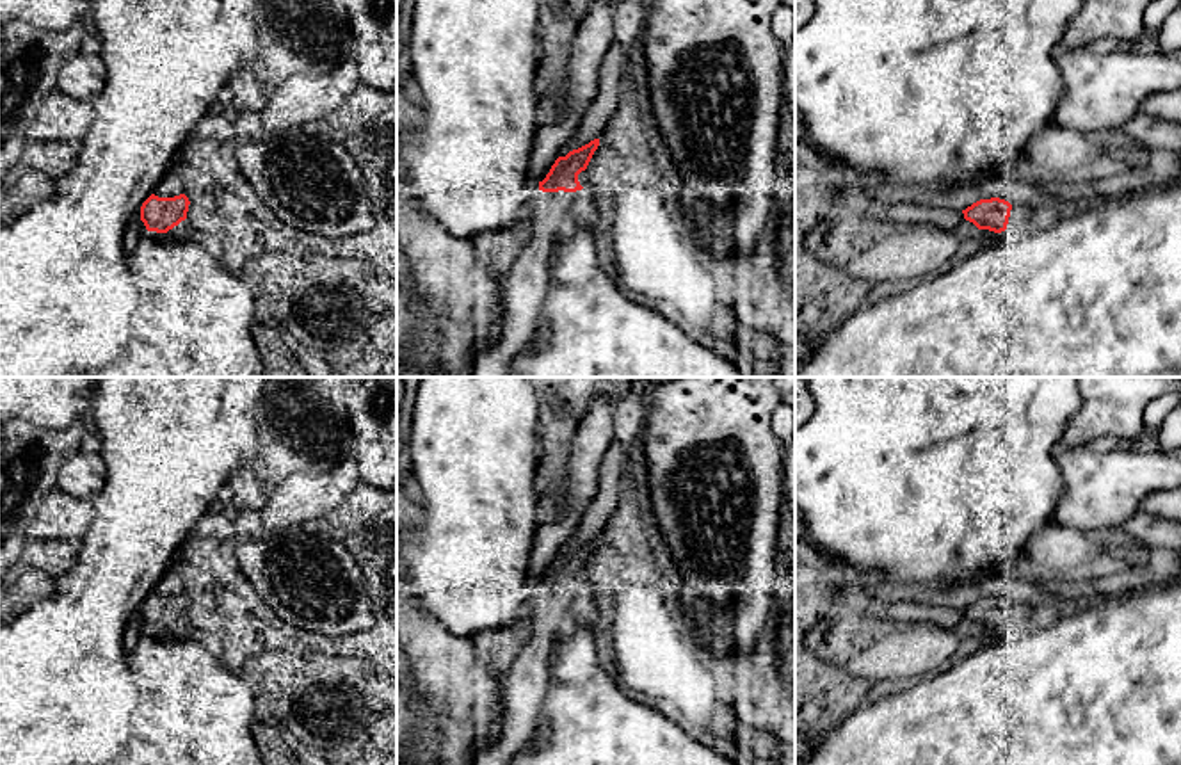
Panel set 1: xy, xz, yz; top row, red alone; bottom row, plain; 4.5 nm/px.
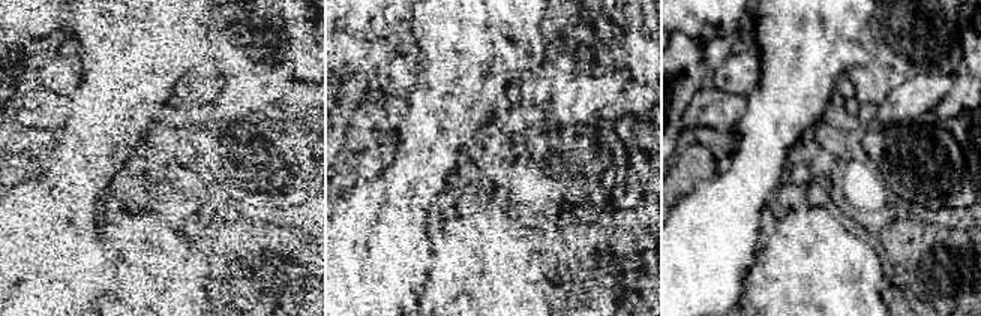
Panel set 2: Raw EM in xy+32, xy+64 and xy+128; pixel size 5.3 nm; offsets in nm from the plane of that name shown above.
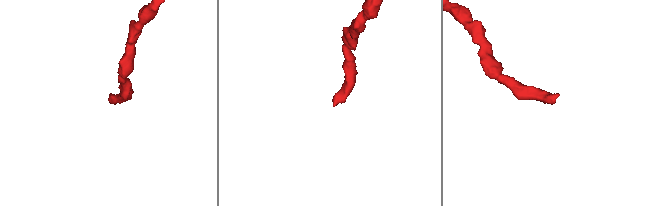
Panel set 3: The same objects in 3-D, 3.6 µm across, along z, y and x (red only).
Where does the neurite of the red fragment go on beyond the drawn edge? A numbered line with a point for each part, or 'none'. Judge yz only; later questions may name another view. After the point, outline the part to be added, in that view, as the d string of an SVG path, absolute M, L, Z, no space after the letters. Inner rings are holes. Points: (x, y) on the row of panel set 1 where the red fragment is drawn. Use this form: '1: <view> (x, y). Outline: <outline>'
1: yz (1021, 221). Outline: M1012 206L1007 230L1012 235L1026 235L1048 222L1044 215L1035 215L1032 208Z

